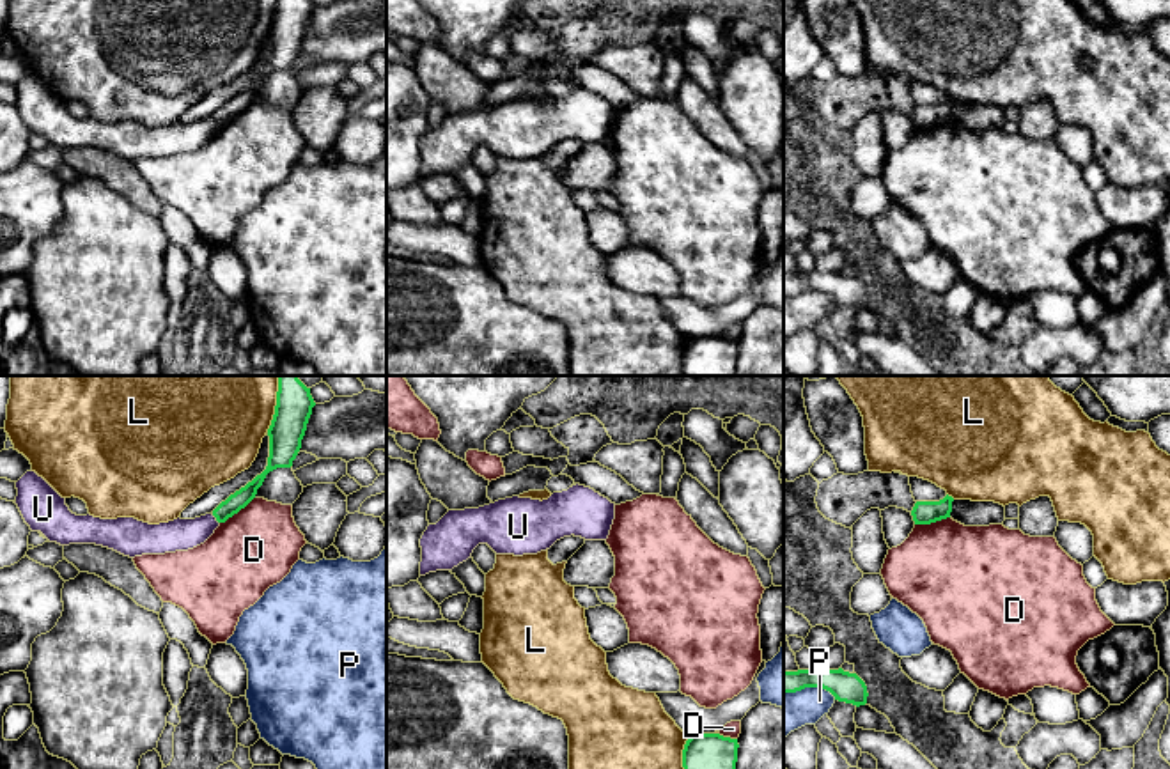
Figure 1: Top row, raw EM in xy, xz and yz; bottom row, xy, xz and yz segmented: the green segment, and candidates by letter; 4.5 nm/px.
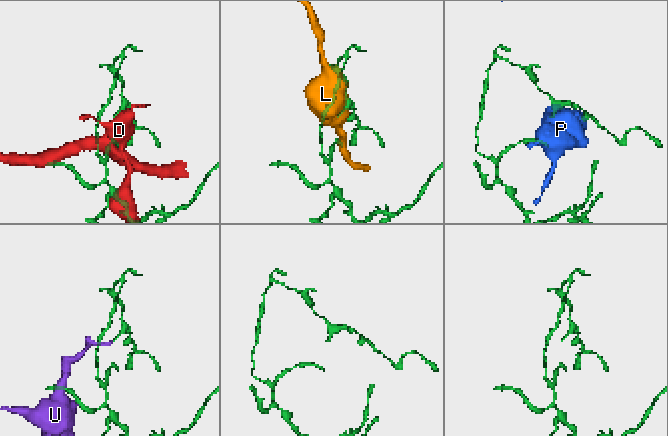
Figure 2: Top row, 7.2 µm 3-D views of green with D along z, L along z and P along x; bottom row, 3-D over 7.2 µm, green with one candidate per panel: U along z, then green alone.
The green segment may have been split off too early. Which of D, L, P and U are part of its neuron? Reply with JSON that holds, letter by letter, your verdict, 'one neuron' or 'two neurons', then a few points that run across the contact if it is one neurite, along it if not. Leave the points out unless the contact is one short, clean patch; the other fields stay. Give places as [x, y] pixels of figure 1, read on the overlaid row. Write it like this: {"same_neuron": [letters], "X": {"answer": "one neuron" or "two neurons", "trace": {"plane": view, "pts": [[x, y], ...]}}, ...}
{"same_neuron": [], "D": {"answer": "two neurons"}, "L": {"answer": "two neurons"}, "P": {"answer": "two neurons"}, "U": {"answer": "two neurons", "trace": {"plane": "xy", "pts": [[211, 514], [218, 523]]}}}

